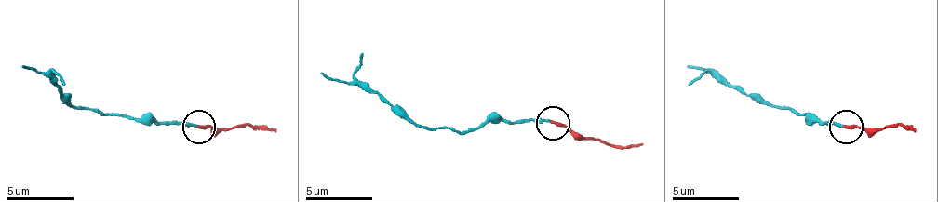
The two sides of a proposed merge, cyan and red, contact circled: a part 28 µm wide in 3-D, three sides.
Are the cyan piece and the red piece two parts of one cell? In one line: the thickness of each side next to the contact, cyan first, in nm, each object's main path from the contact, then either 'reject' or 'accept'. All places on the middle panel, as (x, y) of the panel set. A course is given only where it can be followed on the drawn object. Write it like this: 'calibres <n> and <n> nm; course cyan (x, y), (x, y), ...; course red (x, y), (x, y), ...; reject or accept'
calibres 200 and 260 nm; course cyan (551, 122), (487, 122), (464, 131), (422, 128), (374, 92), (320, 72); course red (551, 122), (584, 139), (623, 148), (644, 145); reject

